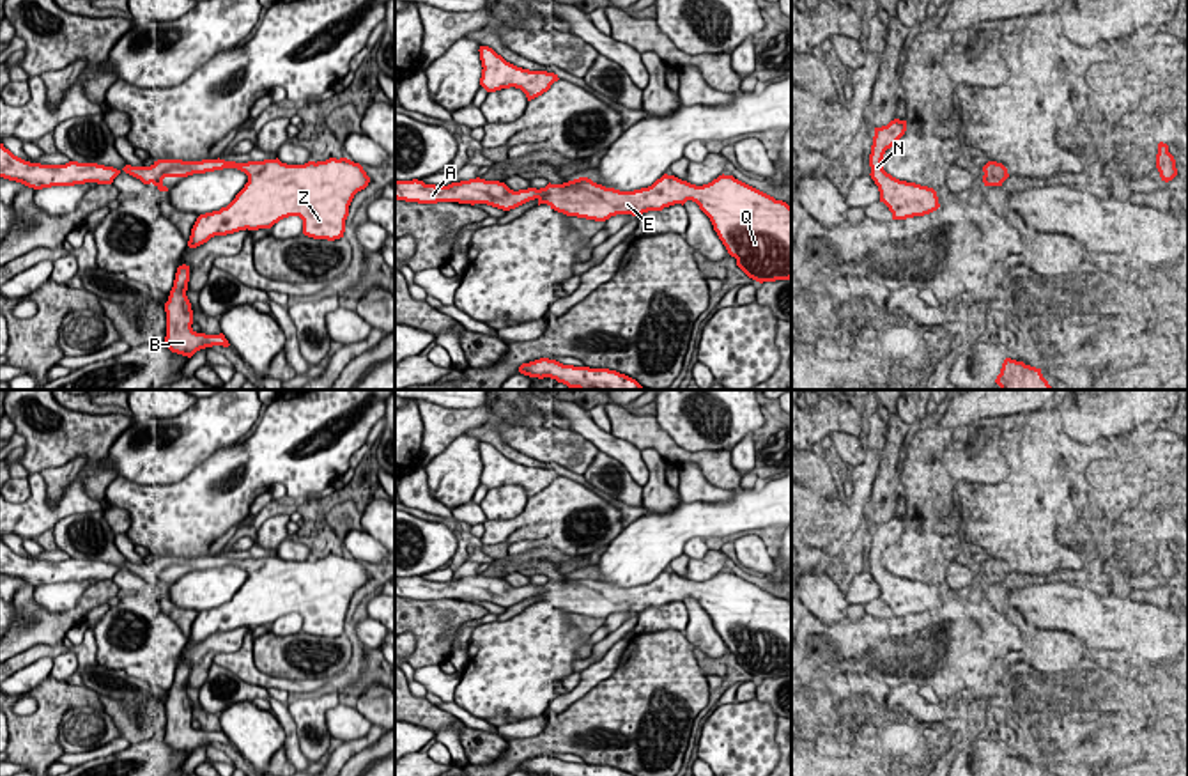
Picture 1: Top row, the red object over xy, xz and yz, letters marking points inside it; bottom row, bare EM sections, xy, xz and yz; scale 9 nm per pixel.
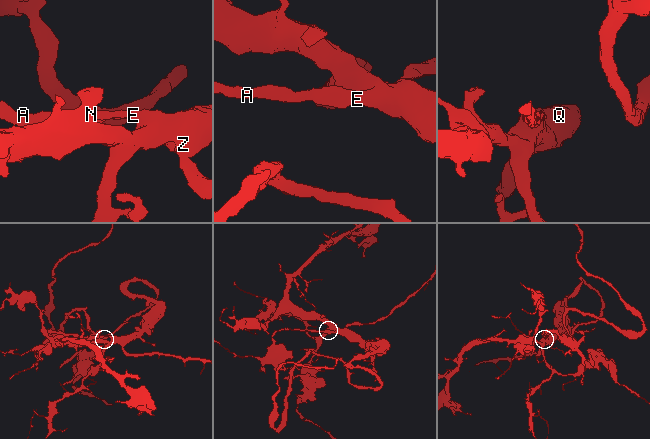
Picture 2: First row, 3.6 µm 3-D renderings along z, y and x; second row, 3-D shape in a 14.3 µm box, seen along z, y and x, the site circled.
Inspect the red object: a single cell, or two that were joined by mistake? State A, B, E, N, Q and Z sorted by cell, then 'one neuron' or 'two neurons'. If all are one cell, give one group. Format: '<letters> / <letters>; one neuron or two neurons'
A B E N Q Z; one neuron

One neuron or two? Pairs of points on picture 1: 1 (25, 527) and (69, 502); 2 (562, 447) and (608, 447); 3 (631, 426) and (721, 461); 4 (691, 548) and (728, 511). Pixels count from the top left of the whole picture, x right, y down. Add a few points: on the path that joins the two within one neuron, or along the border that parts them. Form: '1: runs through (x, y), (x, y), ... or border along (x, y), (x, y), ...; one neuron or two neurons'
1: runs through (36, 516), (52, 516), (59, 511); one neuron
2: border along (570, 429), (585, 436), (599, 450); two neurons
3: runs through (654, 436), (675, 456), (698, 457); one neuron
4: border along (703, 539), (691, 537), (682, 553); two neurons

